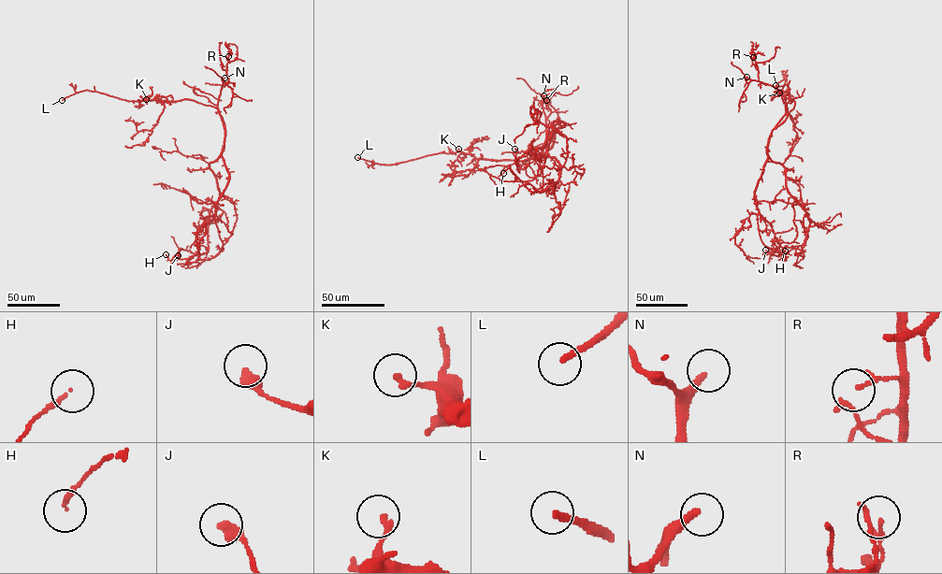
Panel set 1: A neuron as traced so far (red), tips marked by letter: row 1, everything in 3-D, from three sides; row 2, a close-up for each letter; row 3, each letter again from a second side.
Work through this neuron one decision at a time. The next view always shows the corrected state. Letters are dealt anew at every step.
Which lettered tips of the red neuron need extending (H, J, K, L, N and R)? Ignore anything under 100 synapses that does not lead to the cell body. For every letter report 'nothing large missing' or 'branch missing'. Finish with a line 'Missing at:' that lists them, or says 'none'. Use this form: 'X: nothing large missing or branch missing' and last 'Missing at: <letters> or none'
H: nothing large missing
J: nothing large missing
K: nothing large missing
L: branch missing
N: branch missing
R: nothing large missing
Missing at: L, N

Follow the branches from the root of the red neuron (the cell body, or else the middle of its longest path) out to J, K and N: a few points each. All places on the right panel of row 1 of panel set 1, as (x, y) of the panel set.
J: (769, 140), (754, 200), (779, 245), (771, 254), (780, 253), (778, 249), (765, 250)
K: (769, 140), (772, 131), (784, 121), (794, 105), (792, 99), (779, 93)
N: (769, 140), (772, 130), (786, 112), (782, 94), (772, 86), (746, 77)

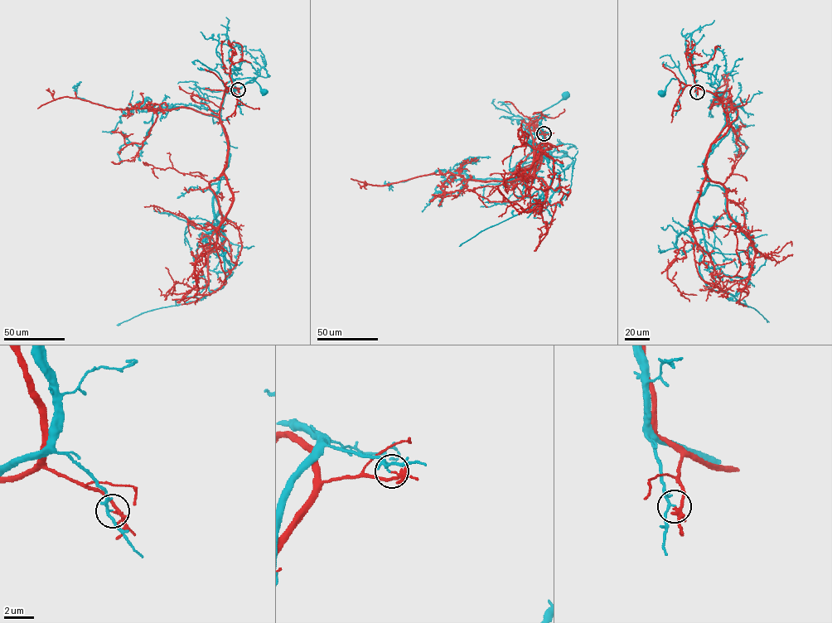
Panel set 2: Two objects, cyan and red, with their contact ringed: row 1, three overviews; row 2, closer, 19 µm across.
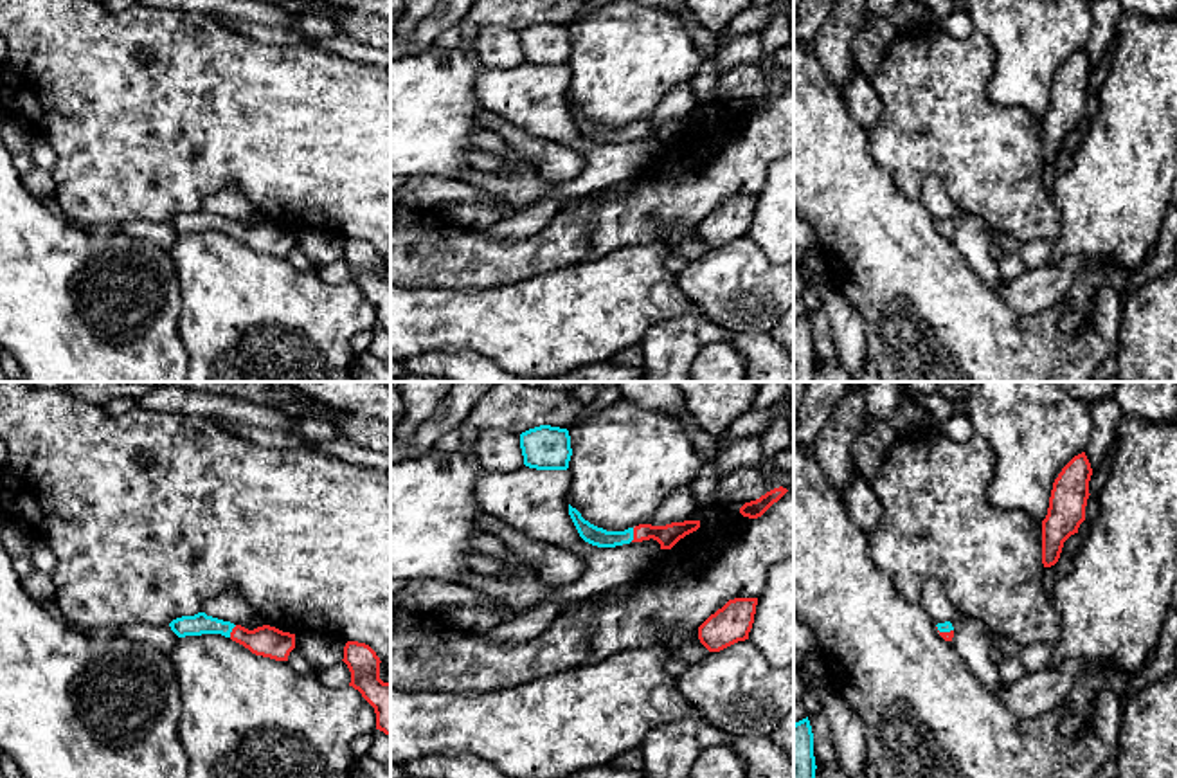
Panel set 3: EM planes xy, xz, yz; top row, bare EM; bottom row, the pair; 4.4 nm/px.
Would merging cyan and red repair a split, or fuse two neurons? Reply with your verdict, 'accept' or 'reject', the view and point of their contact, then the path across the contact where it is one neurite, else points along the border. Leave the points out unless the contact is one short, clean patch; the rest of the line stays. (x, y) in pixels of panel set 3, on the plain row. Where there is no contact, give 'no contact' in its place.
reject; contact xz (632, 132)

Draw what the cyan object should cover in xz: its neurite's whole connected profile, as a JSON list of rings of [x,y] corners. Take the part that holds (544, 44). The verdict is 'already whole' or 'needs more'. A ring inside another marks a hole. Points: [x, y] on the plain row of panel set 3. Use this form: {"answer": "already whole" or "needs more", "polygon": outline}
{"answer": "already whole", "polygon": [[[540,22],[520,31],[524,61],[536,67],[567,67],[572,52],[567,25]]]}

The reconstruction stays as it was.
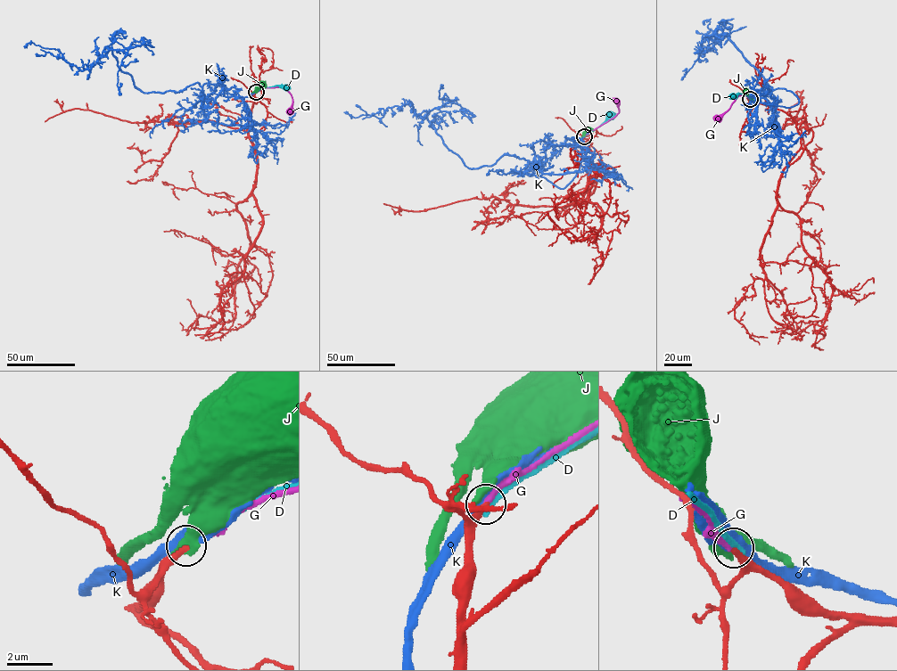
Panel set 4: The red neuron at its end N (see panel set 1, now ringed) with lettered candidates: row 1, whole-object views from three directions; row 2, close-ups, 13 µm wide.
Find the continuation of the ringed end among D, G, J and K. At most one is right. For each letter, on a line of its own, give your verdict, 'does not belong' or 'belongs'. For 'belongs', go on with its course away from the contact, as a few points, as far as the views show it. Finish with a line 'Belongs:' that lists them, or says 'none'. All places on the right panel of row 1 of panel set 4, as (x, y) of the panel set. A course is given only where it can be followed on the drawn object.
D: does not belong
G: belongs; course (750, 99), (745, 95), (738, 95), (718, 118)
J: does not belong
K: does not belong
Belongs: G

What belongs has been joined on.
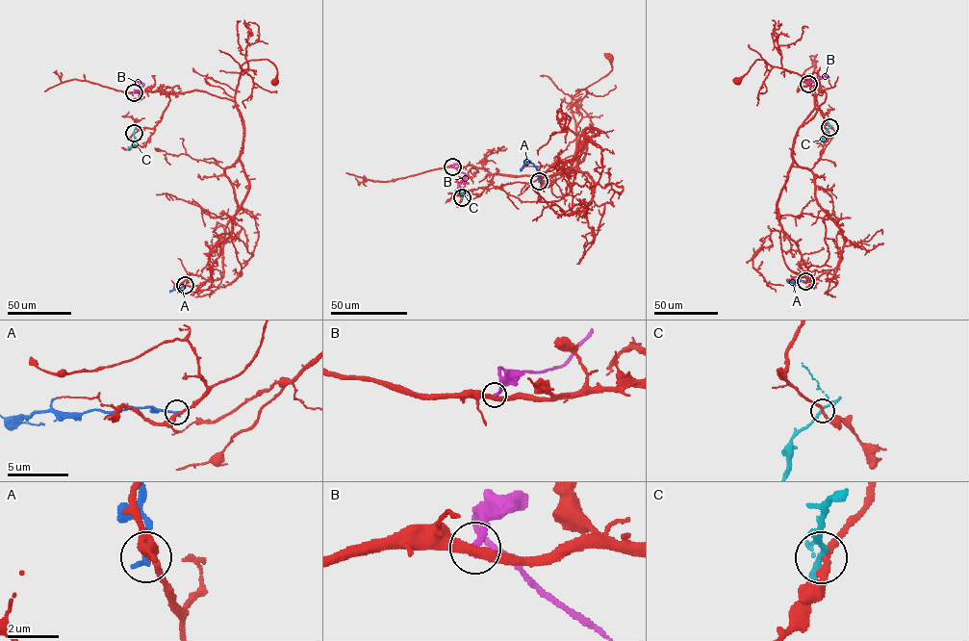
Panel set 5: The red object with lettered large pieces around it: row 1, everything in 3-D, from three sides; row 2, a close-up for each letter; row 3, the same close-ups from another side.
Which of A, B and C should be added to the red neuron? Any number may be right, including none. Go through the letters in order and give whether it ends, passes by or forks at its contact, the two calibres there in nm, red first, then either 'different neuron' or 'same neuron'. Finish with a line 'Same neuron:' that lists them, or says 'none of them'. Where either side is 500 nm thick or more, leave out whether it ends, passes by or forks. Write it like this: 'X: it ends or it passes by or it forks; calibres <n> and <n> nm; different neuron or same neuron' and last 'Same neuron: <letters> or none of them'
A: it ends; calibres 360 and 240 nm; different neuron
B: it ends; calibres 380 and 240 nm; different neuron
C: it forks; calibres 240 and 190 nm; different neuron
Same neuron: none of them

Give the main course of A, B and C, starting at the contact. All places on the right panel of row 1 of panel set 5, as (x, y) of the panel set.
A: (805, 281), (788, 282), (795, 284)
B: (809, 84), (807, 81), (814, 83), (824, 76), (829, 77)
C: (829, 127), (821, 141)

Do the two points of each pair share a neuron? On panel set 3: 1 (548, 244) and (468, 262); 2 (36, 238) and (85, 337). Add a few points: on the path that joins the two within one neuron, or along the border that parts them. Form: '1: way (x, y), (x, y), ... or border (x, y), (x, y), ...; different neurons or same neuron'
1: way (528, 258), (488, 262); same neuron
2: way (36, 263), (36, 278), (71, 312); same neuron

